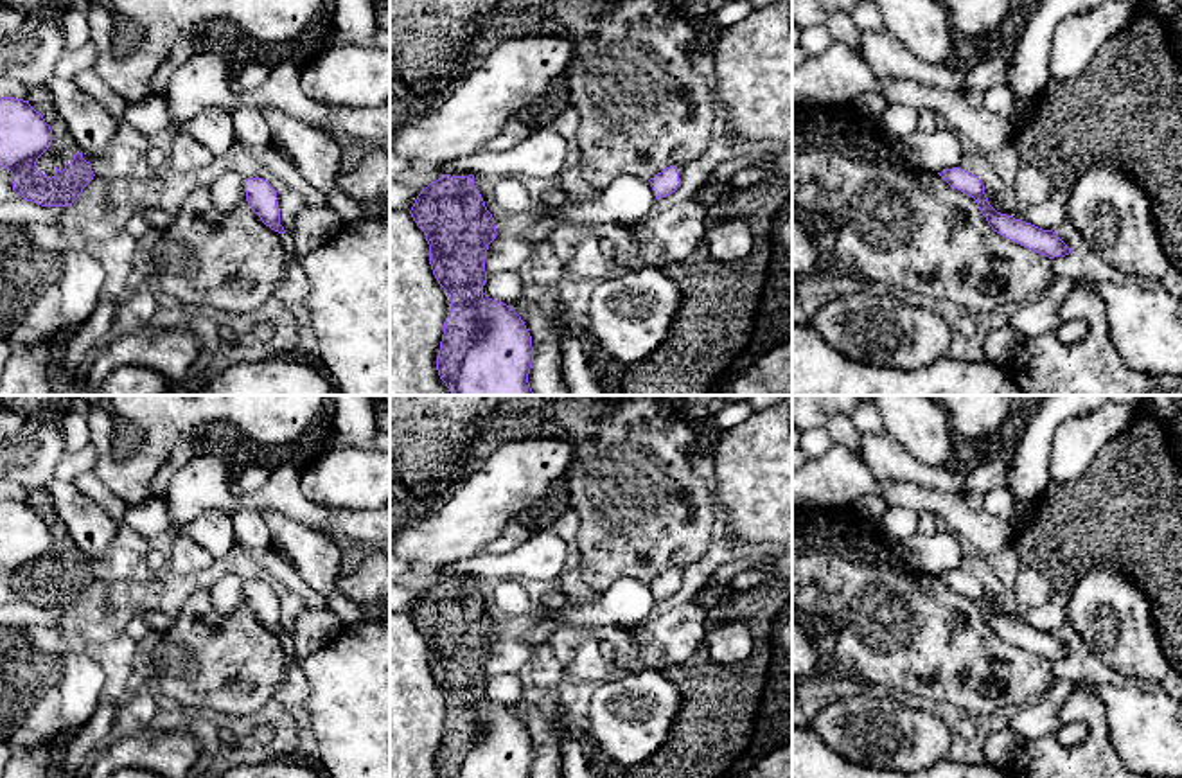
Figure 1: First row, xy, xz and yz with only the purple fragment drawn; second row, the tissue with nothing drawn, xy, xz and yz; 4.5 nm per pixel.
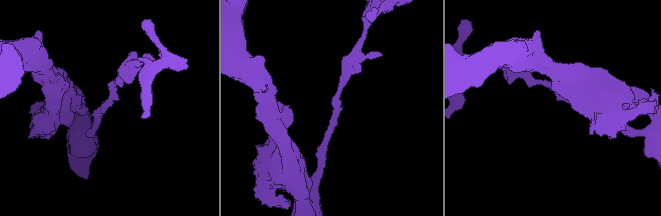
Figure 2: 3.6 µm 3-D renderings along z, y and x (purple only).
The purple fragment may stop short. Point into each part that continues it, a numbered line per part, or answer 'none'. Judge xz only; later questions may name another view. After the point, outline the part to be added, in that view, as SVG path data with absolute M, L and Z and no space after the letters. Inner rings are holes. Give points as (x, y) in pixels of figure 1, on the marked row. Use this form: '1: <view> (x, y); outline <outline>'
none

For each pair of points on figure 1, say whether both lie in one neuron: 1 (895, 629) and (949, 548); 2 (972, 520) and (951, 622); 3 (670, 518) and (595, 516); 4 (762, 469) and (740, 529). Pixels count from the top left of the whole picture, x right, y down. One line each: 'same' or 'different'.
1: different
2: different
3: same
4: same

